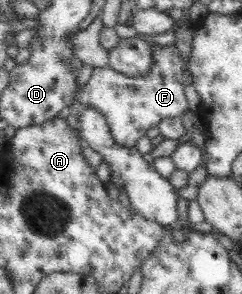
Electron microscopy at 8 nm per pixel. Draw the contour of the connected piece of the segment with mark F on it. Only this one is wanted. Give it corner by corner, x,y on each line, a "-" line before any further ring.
160,40
151,47
154,63
149,74
132,77
109,65
96,67
82,88
78,101
85,107
94,107
106,117
114,139
123,147
134,150
134,145
163,119
178,118
188,112
188,83
184,83
185,61
178,47
169,40

